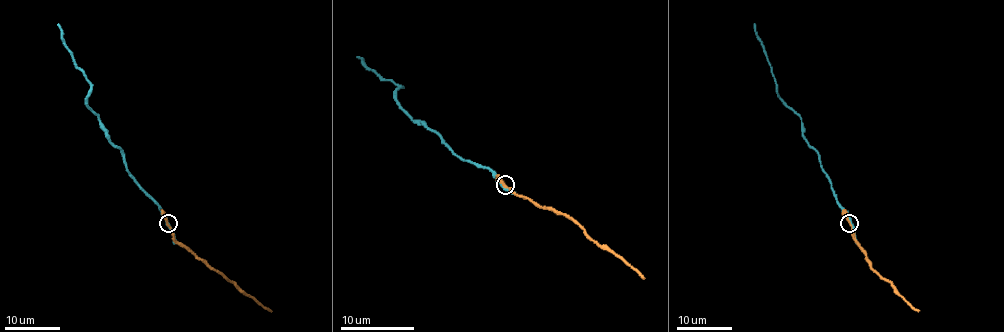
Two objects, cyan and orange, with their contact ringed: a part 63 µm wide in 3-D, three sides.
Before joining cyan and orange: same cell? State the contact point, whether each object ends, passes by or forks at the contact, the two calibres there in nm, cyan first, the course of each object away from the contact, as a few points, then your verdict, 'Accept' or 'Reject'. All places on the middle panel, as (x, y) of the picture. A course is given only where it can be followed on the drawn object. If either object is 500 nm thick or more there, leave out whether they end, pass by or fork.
Place: (505, 185). At the ring cyan passes by. At the ring orange passes by. Thickness 380 nm (cyan) against 170 nm. Course of cyan: (506, 184), (489, 169), (463, 160), (423, 121), (413, 120), (397, 101), (400, 86), (356, 57). Course of orange: (504, 184), (539, 206), (561, 212), (644, 278). Accept

